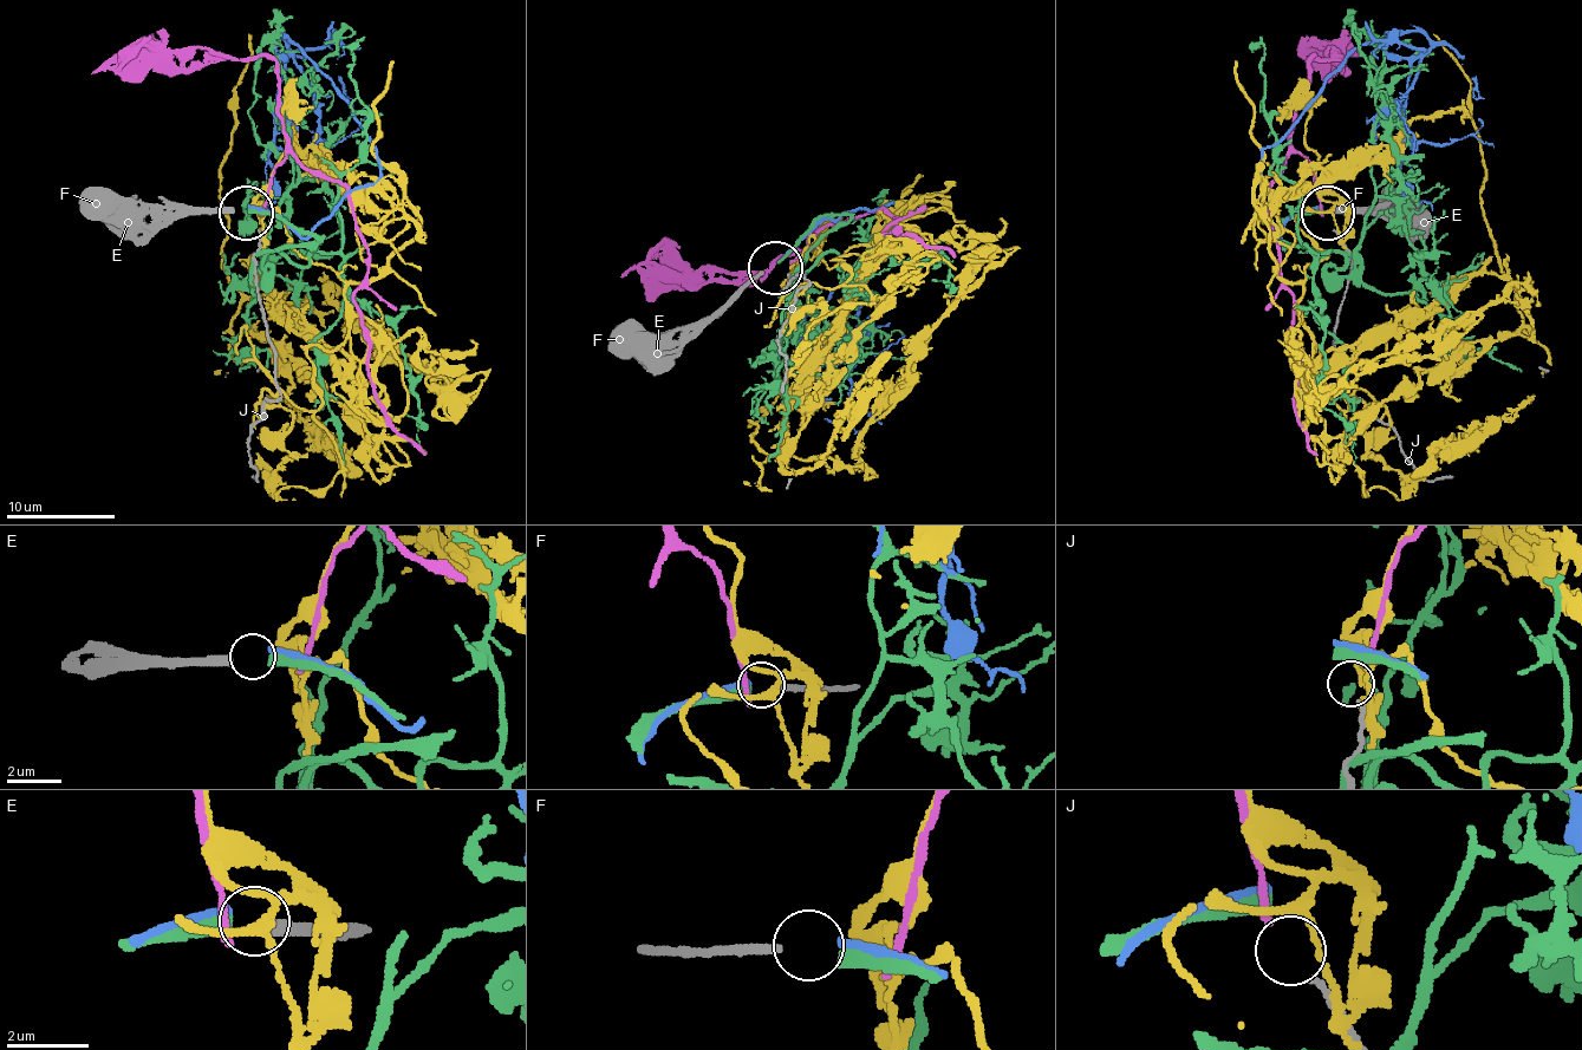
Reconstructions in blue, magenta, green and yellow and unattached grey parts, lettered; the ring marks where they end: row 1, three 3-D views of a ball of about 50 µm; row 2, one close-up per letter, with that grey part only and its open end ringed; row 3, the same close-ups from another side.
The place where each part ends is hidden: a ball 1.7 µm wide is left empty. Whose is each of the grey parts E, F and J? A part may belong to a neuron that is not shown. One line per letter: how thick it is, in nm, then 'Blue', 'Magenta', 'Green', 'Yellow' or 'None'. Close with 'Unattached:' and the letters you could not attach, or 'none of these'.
E: Thickness 280 nm. Green
F: Thickness 200 nm. Blue
J: Thickness 140 nm. Magenta
Unattached: none of these

